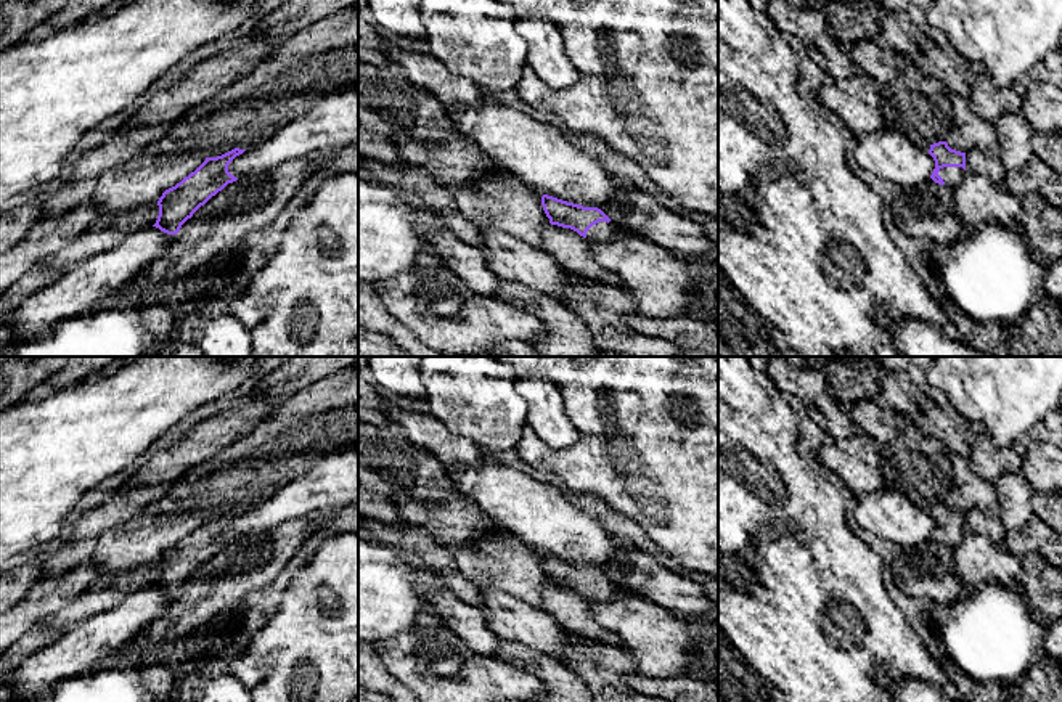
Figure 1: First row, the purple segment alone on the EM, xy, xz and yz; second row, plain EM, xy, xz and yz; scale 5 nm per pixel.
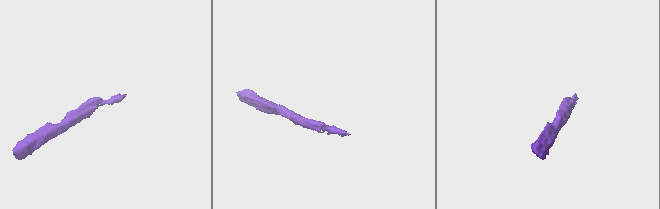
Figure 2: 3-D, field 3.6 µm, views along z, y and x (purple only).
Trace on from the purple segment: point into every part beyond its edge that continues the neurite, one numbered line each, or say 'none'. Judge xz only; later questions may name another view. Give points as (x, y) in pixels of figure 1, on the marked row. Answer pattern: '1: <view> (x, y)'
1: xz (603, 230)

